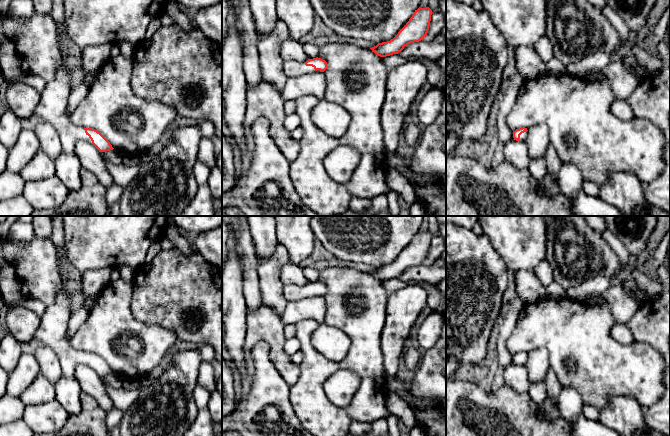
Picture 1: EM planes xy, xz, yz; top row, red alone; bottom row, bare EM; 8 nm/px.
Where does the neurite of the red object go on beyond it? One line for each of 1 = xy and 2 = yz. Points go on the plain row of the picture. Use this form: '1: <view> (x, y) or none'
1: xy (52, 332)
2: yz (523, 360)

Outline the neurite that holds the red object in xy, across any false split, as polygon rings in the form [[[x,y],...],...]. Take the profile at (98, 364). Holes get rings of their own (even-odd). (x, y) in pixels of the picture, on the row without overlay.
[[[63,274],[62,285],[56,291],[55,302],[47,306],[41,316],[35,338],[55,352],[63,376],[75,377],[75,369],[81,364],[92,367],[99,376],[113,374],[110,366],[100,356],[74,349],[68,338],[68,325],[73,309],[66,288],[67,280]]]

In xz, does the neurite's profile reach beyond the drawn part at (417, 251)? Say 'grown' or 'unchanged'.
unchanged

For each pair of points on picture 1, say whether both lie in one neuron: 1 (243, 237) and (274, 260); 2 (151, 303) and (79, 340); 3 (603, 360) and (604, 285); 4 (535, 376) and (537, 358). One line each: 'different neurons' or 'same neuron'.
1: different neurons
2: different neurons
3: different neurons
4: same neuron

